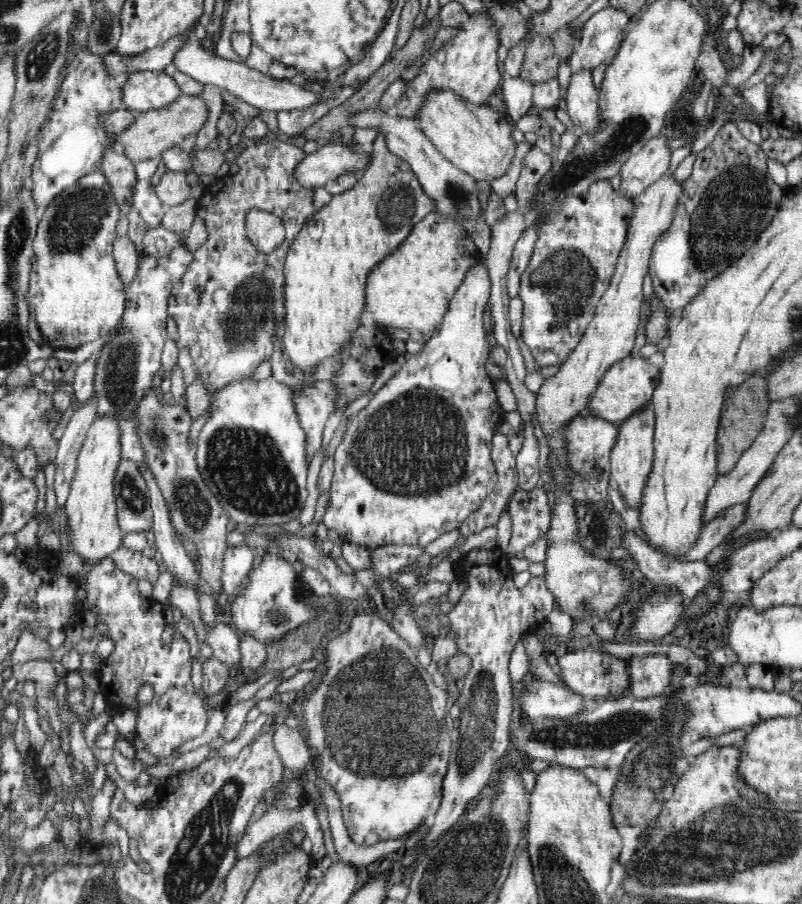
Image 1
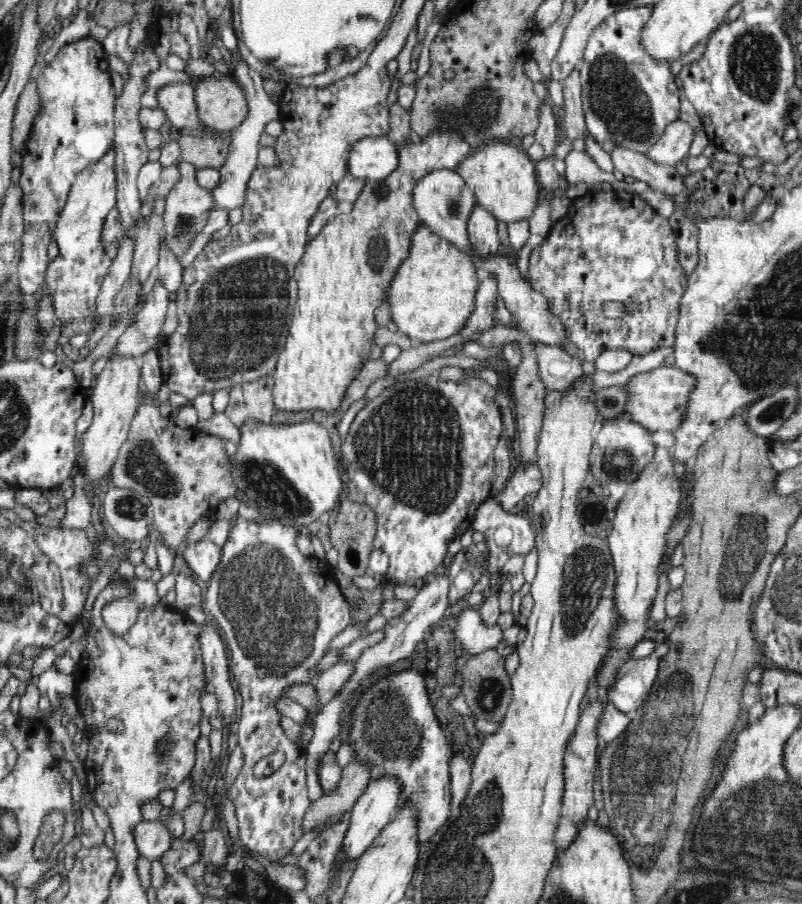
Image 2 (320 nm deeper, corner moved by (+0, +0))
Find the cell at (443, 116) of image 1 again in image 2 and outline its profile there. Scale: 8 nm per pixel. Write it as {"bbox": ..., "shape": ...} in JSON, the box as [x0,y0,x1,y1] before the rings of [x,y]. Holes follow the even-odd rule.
{"bbox":[456,144,542,224],"shape":[[[490,144],[484,150],[474,152],[470,158],[462,158],[456,170],[473,188],[478,204],[482,205],[500,222],[512,224],[518,220],[530,219],[534,208],[542,201],[542,192],[536,178],[535,162],[522,150],[510,144]]]}

